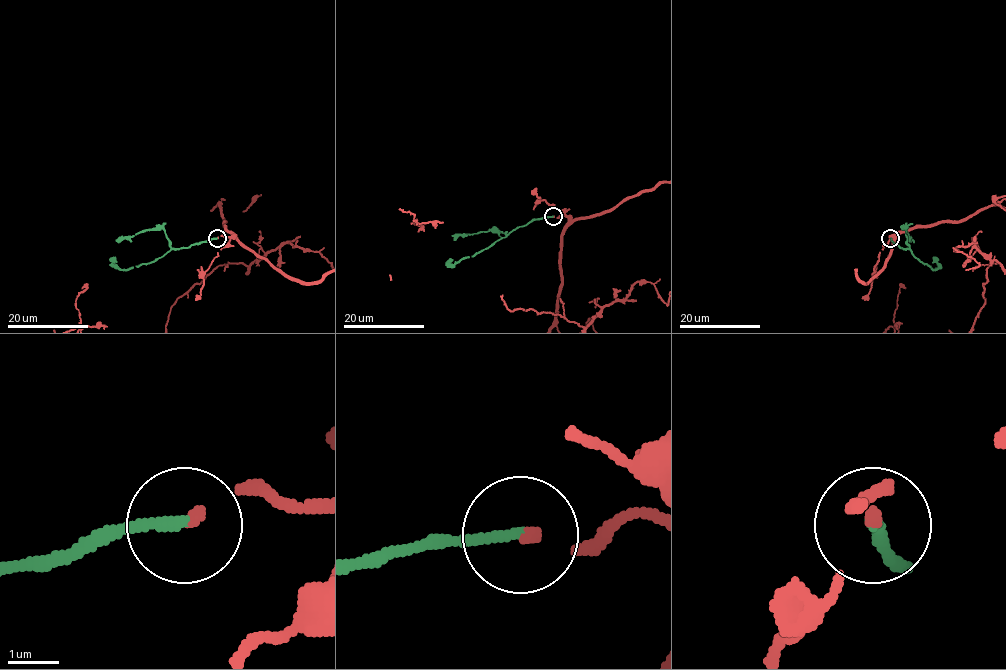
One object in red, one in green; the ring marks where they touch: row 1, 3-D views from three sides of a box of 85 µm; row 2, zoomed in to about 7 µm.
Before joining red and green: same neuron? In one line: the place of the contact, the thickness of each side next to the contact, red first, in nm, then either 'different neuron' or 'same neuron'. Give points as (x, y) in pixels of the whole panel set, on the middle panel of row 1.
place (553, 216); calibres 160 and 200 nm; same neuron

